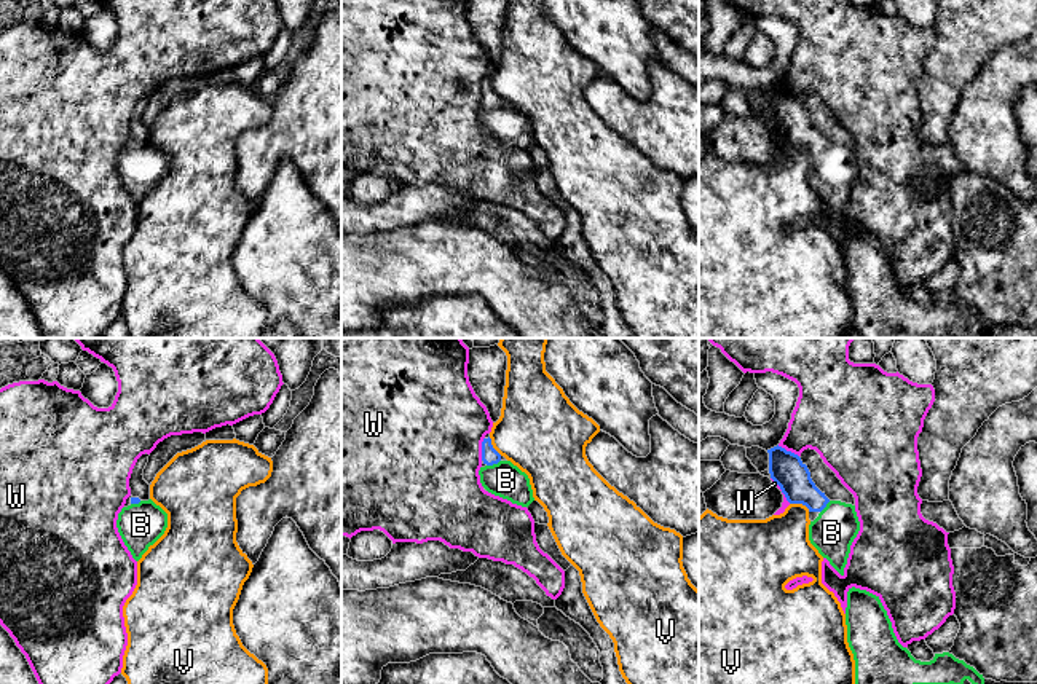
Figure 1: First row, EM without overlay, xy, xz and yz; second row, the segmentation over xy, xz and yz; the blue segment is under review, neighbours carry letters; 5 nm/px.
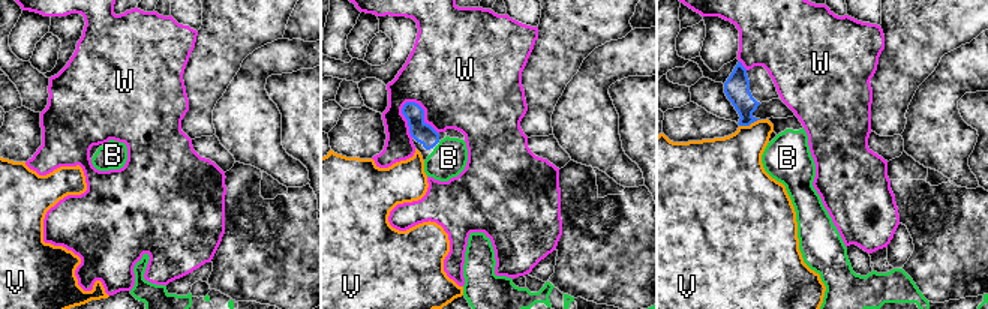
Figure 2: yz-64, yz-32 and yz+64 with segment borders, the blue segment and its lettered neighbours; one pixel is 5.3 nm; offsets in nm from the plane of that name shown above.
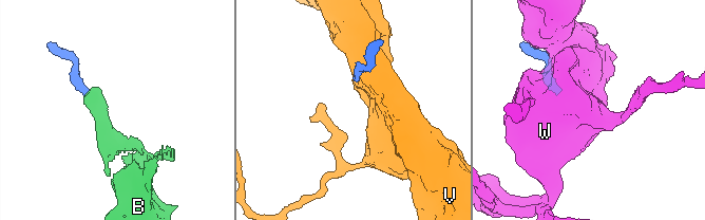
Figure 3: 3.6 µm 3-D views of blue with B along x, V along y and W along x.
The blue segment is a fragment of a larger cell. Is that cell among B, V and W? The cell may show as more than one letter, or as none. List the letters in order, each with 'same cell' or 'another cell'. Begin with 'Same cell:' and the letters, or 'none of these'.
Same cell: B
B: same cell
V: another cell
W: another cell

